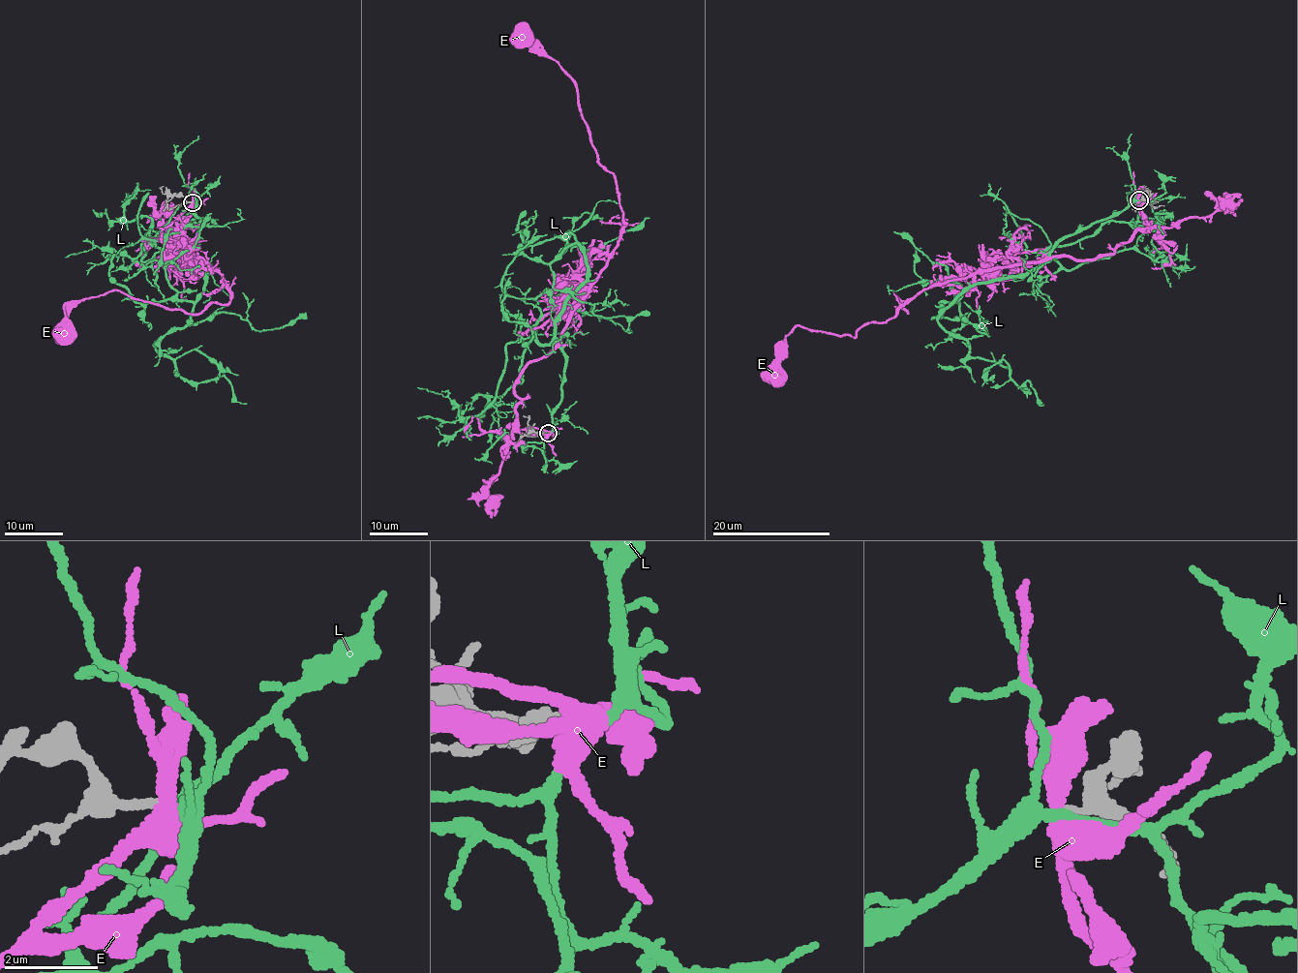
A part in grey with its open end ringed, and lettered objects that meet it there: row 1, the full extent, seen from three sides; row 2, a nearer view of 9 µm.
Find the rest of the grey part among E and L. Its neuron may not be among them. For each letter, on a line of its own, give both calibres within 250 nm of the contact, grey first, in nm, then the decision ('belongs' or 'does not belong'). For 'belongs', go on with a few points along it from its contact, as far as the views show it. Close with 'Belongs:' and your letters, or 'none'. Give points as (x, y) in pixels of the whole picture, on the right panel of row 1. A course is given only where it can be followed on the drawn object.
E: 170 nm thick on the grey side, 400 nm on the other; does not belong
L: 170 nm thick on the grey side, 200 nm on the other; belongs; it runs (1138, 200), (1069, 235), (1017, 276), (978, 282), (940, 317), (970, 344), (971, 355), (1008, 365), (1043, 405)
Belongs: L

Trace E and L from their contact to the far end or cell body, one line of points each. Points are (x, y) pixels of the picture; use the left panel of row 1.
E: (193, 201), (163, 251), (204, 258), (230, 300), (198, 313), (112, 290), (70, 310), (66, 333)
L: (193, 202), (200, 221), (184, 261), (200, 270), (202, 291), (156, 349), (188, 380), (223, 376), (246, 404)

